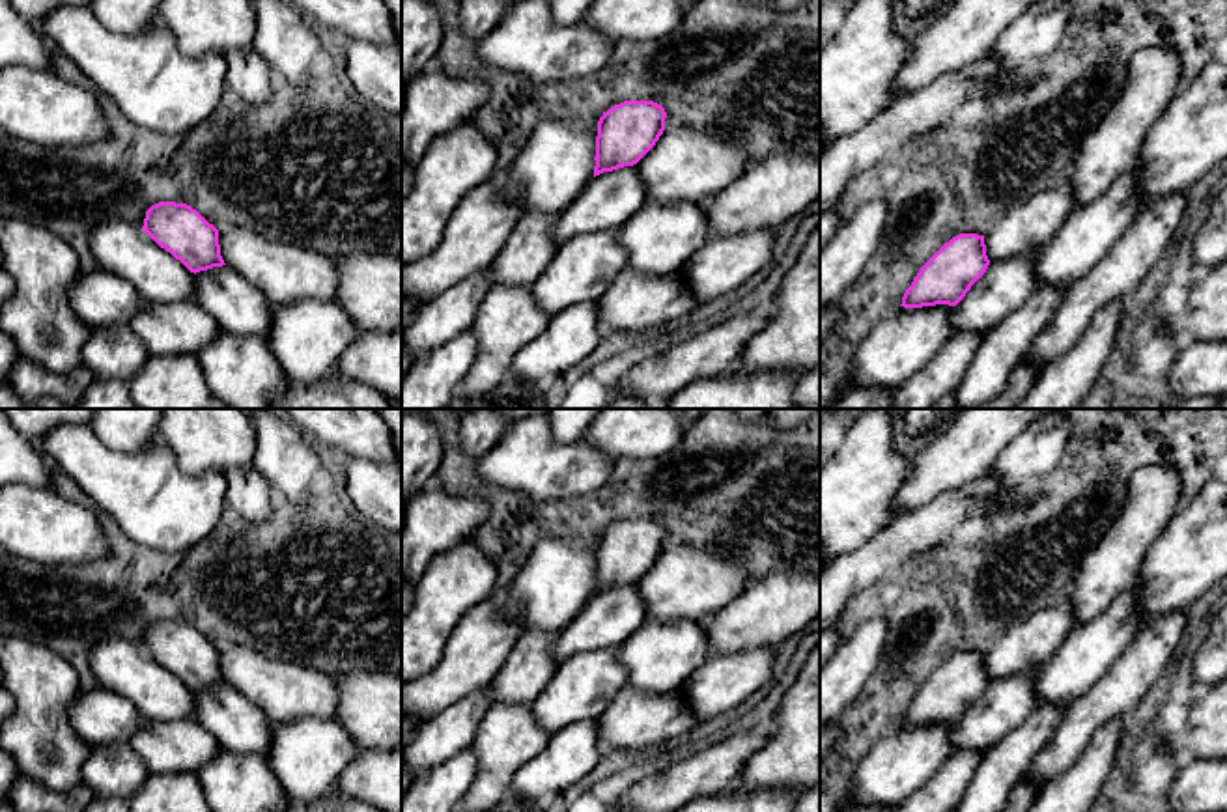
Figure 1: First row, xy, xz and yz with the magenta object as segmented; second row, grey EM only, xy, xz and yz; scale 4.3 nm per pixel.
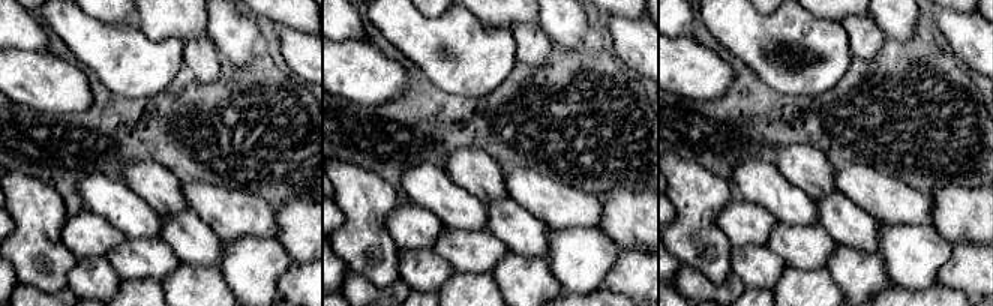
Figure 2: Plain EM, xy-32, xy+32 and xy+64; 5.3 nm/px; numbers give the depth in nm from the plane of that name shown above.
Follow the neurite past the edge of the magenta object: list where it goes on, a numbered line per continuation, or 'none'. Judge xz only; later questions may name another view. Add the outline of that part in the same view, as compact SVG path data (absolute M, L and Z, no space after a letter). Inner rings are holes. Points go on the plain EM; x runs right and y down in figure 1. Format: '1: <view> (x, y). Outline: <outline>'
none

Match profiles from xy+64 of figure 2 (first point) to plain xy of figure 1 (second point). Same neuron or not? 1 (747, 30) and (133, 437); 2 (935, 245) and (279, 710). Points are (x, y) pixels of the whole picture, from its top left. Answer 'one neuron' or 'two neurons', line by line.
1: two neurons
2: two neurons

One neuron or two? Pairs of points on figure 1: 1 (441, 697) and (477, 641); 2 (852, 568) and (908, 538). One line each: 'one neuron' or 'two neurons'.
1: one neuron
2: one neuron

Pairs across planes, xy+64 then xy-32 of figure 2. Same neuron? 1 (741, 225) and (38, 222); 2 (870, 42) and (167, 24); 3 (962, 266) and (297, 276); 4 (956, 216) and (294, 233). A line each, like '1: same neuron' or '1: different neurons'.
1: different neurons
2: different neurons
3: same neuron
4: same neuron

